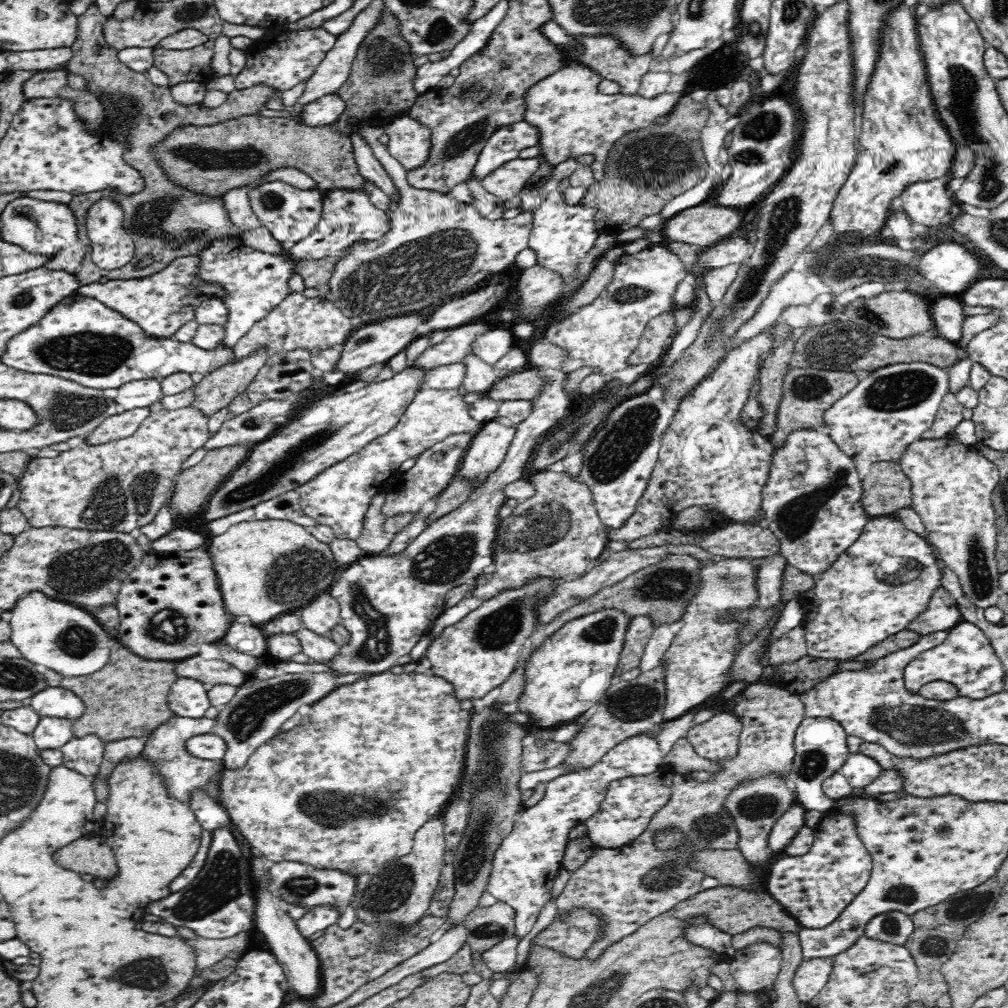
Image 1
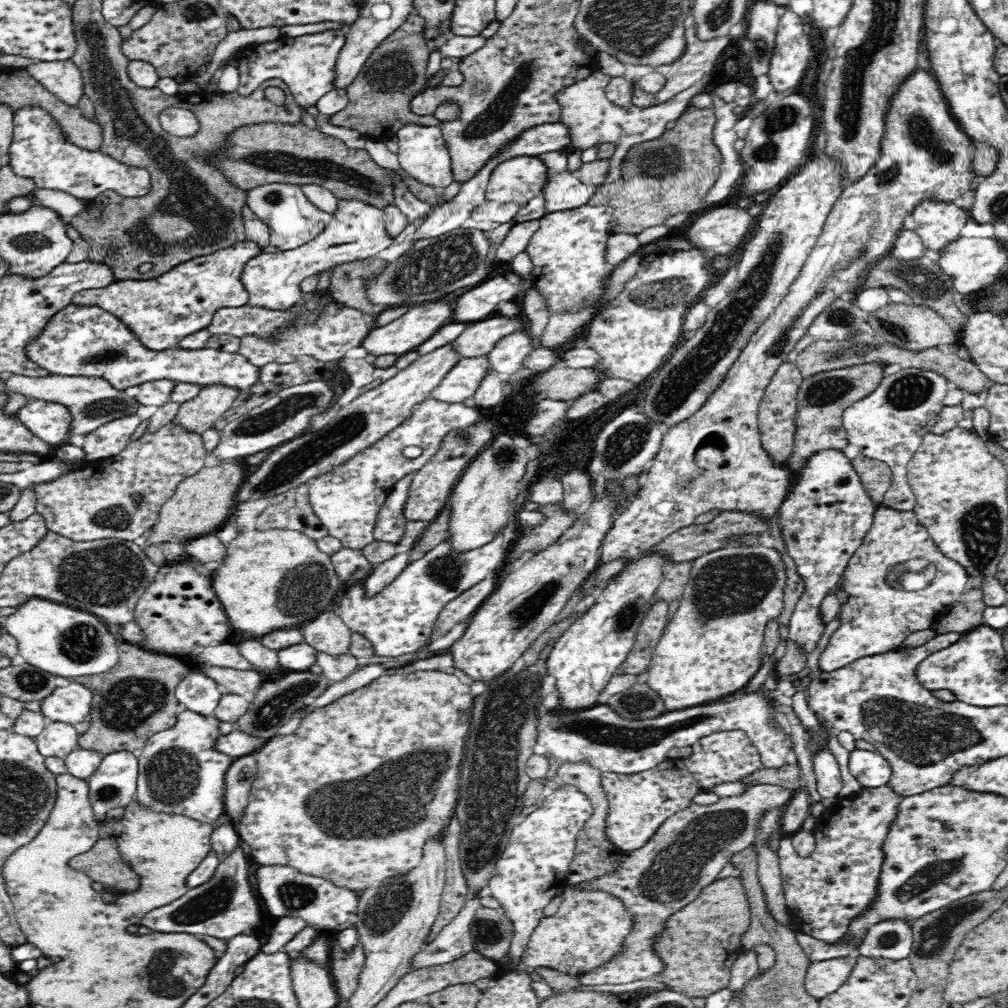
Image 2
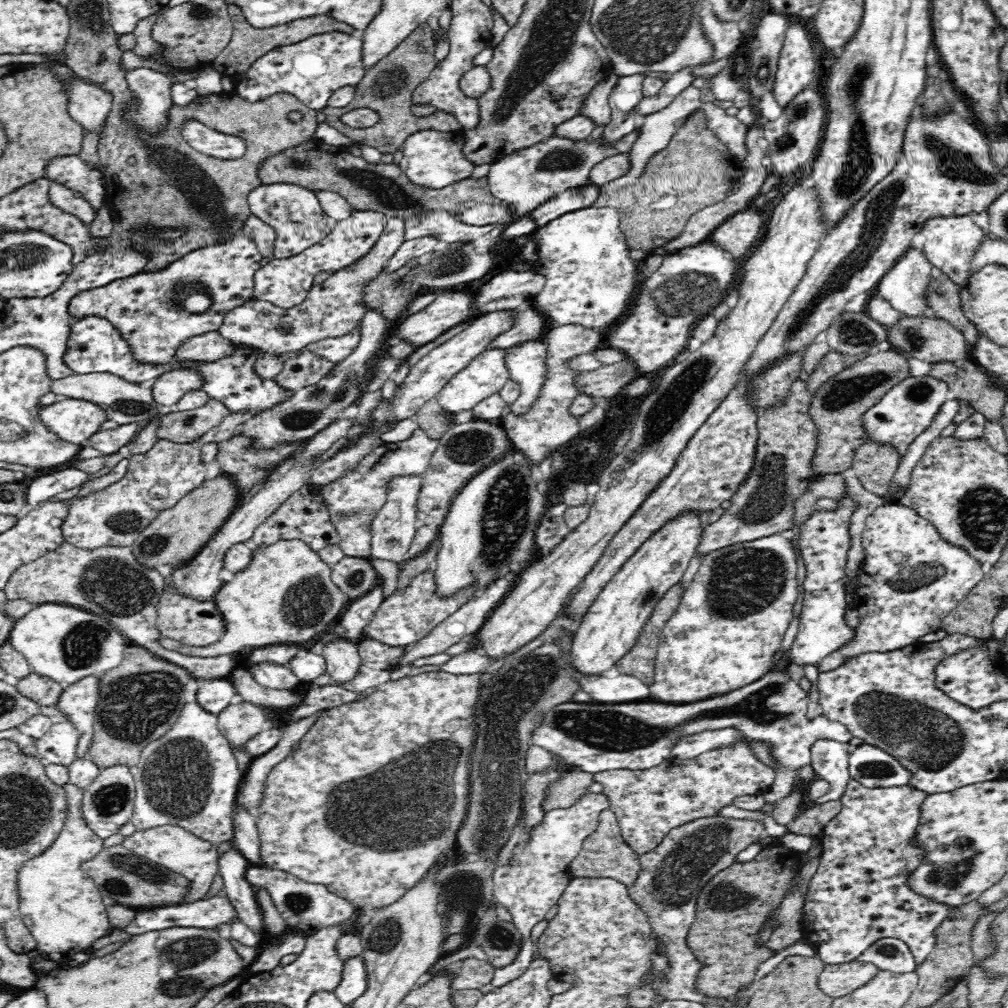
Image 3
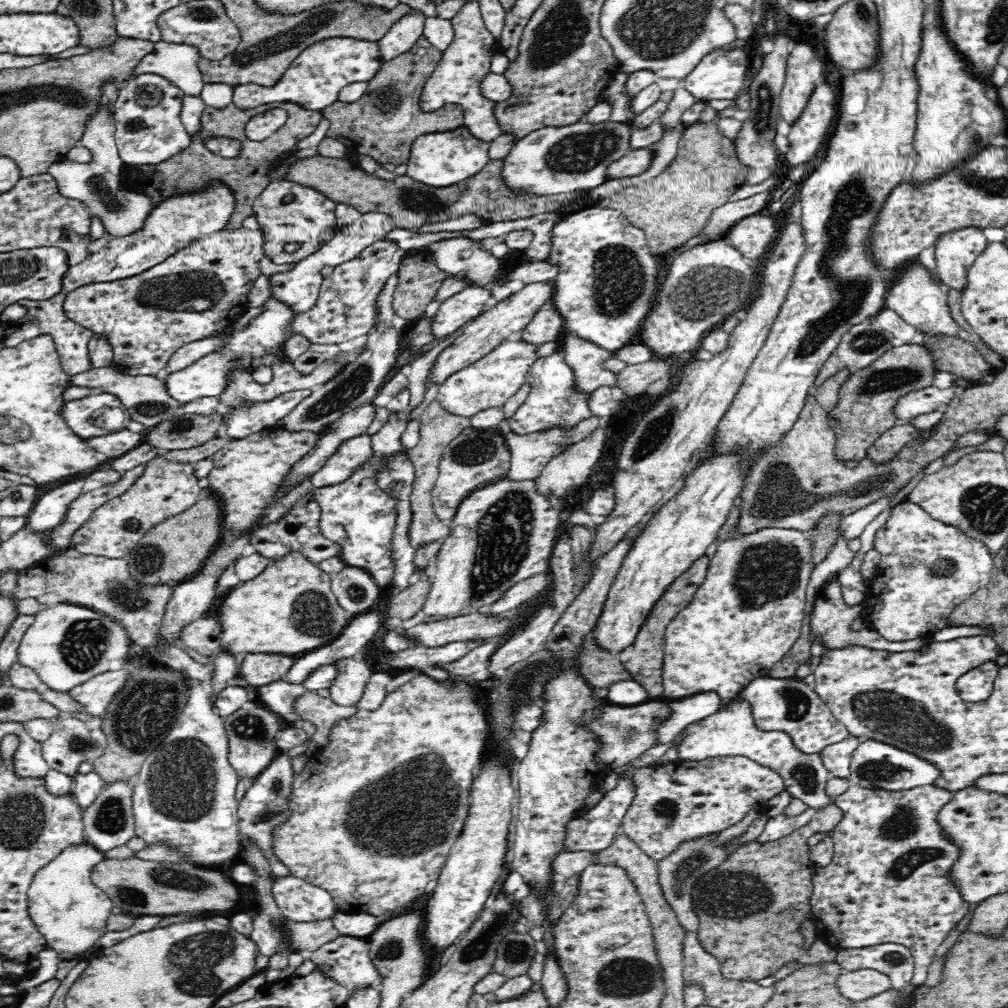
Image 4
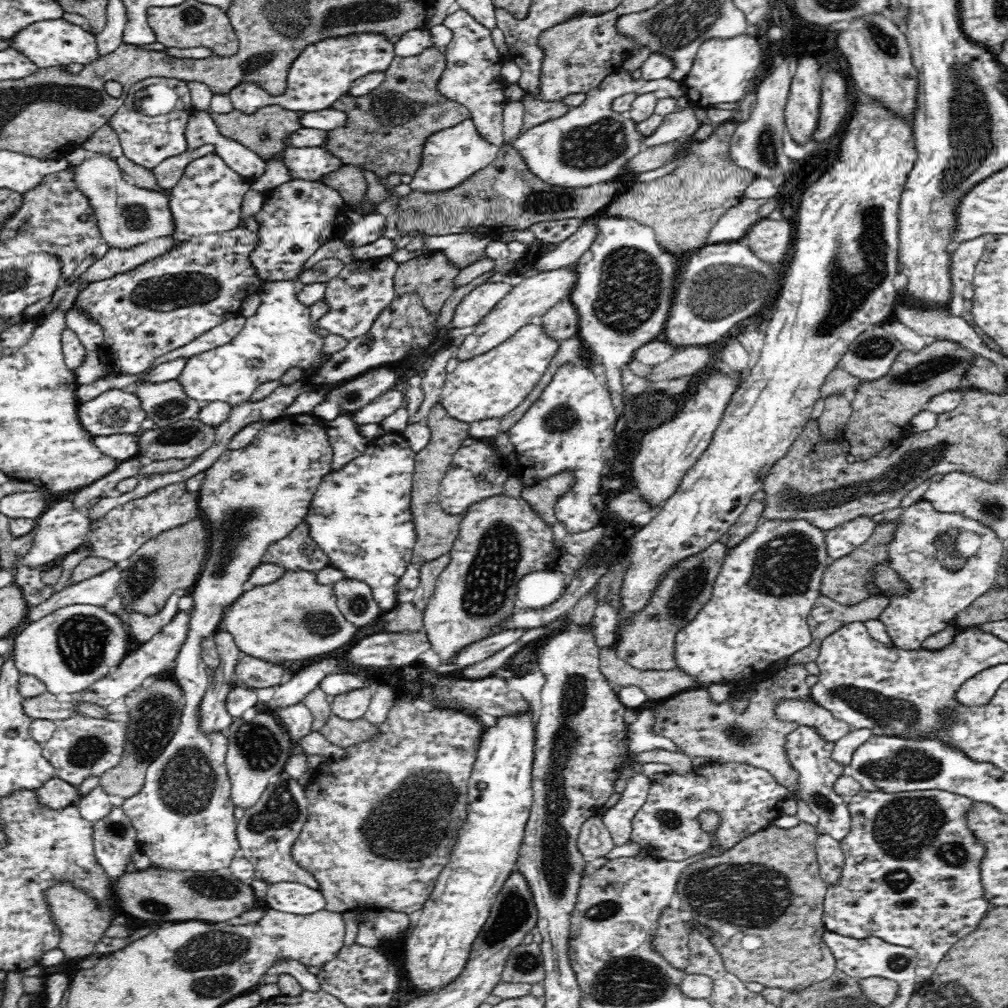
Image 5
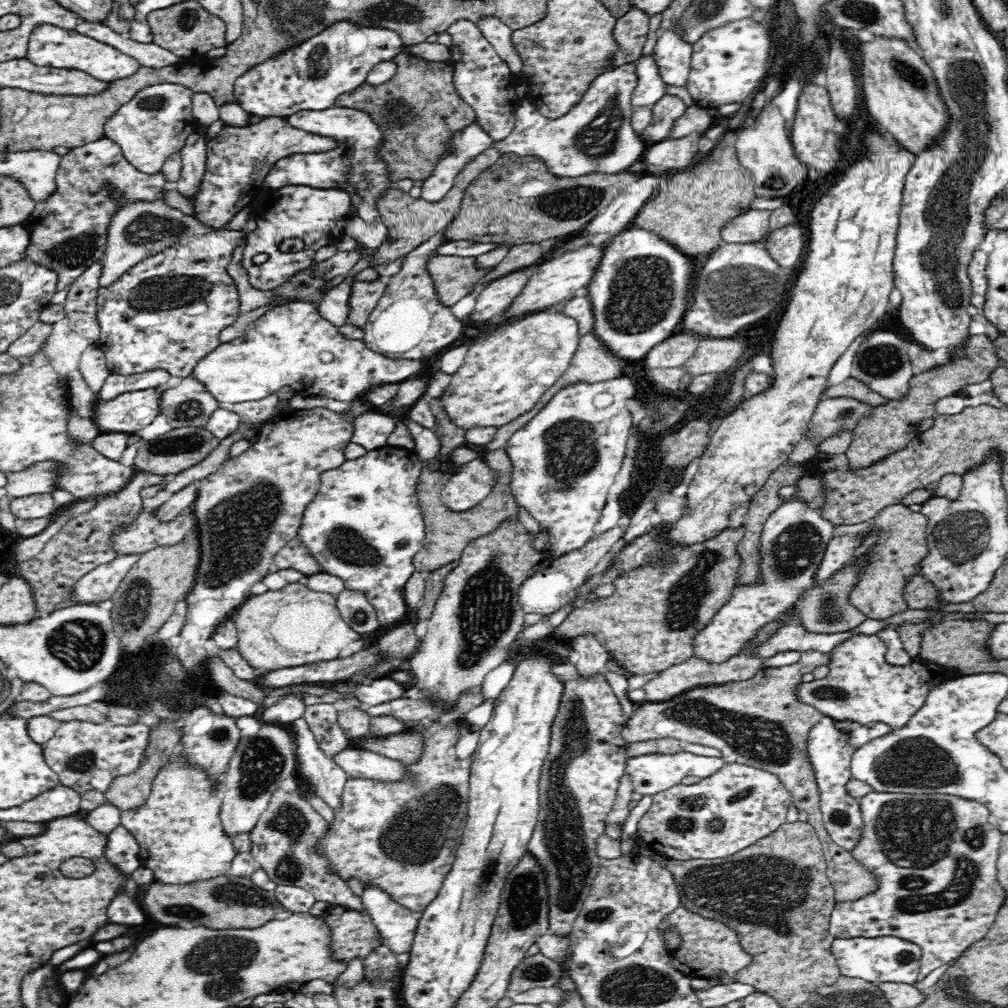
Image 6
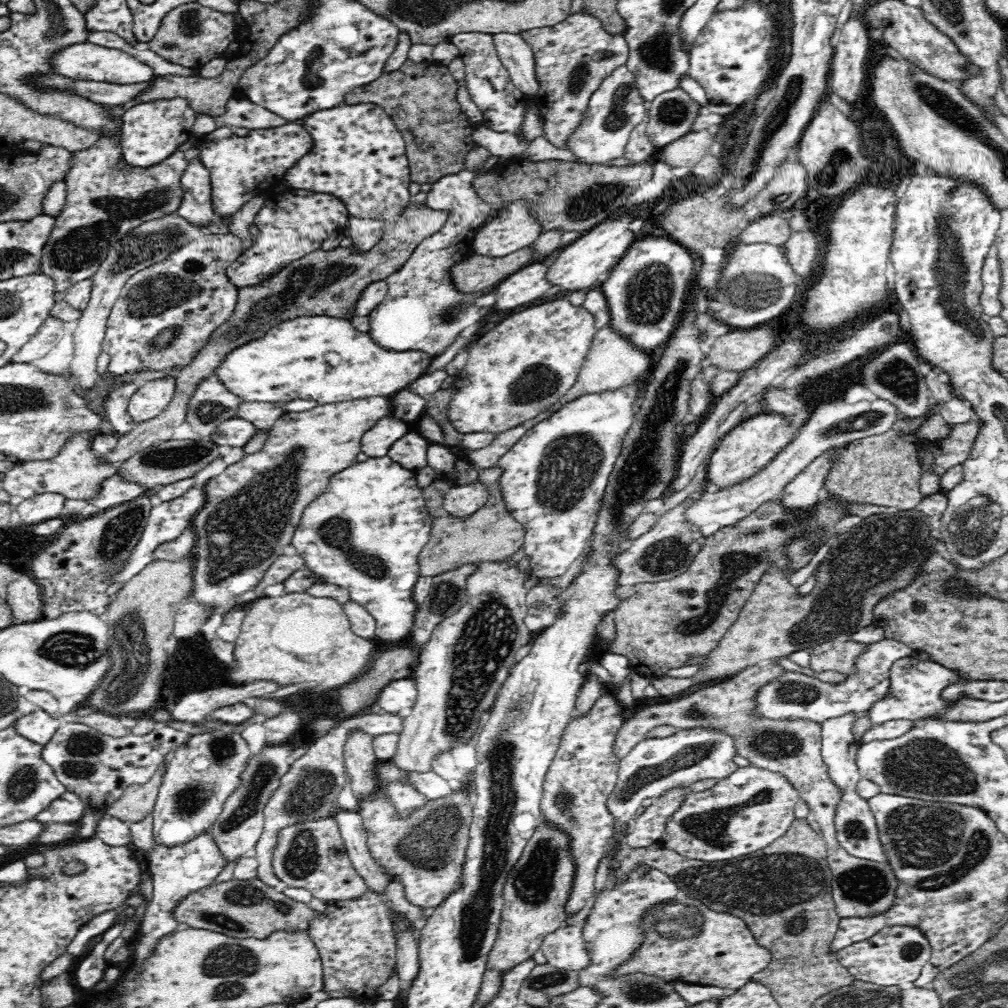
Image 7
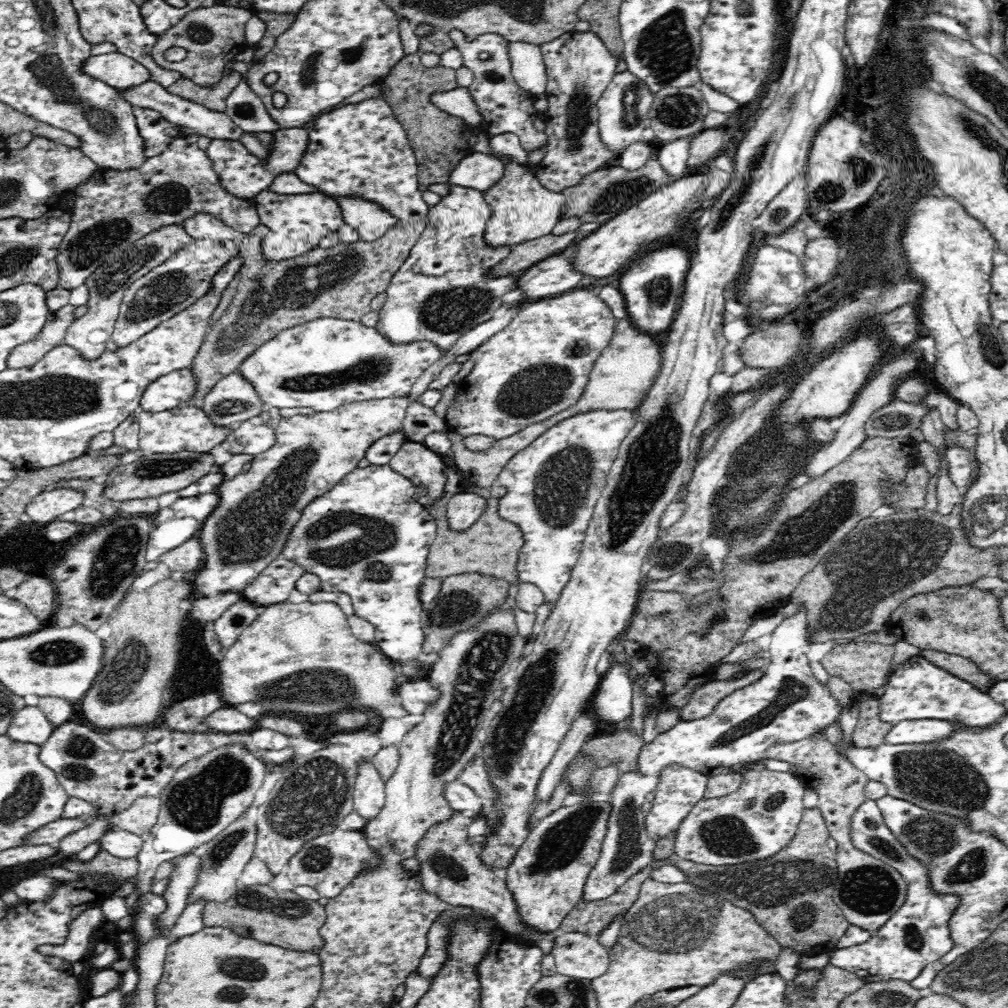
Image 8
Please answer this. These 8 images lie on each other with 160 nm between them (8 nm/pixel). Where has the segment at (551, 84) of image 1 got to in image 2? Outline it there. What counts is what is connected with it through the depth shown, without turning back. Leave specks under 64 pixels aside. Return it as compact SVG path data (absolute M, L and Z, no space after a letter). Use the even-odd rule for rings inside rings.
M596 70L584 80L580 80L579 83L561 90L556 95L556 100L561 106L559 121L563 122L571 132L572 149L590 149L590 146L594 146L598 142L613 142L615 144L606 182L616 182L616 180L620 180L620 172L622 172L623 162L626 160L628 152L637 144L659 139L668 128L666 124L678 120L692 106L692 98L702 93L702 86L700 84L691 86L679 92L670 100L648 108L640 108L636 105L622 108L612 104L612 101L609 101L606 96L606 86L608 86L610 79L609 75Z

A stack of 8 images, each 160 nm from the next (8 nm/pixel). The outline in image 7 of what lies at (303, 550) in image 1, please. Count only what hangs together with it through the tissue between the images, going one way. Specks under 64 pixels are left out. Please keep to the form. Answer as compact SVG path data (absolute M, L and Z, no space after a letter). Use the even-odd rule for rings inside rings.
M309 592L252 601L233 643L234 664L227 668L229 684L237 687L257 680L272 681L278 688L312 684L300 690L302 698L304 694L328 694L352 682L369 671L376 654L373 640L352 632L343 605L332 598L316 598Z

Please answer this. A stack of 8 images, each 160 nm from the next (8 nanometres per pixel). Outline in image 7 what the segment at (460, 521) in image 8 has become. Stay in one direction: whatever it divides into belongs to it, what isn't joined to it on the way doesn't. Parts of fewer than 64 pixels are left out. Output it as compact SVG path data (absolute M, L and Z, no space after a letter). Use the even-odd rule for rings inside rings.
M478 480L471 485L455 484L445 492L443 507L452 517L470 517L486 504L488 497L488 489Z

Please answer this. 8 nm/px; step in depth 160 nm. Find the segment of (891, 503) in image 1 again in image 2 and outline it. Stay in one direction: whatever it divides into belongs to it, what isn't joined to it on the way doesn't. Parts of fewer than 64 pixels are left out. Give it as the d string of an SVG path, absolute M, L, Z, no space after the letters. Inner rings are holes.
M861 452L850 462L859 474L860 480L871 499L881 505L883 496L892 482L891 468L885 462L868 458Z

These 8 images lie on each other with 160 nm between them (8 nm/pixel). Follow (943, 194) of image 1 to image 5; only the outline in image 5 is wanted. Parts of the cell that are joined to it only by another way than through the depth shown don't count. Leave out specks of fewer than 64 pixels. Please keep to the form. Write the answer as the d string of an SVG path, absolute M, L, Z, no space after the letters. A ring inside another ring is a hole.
M980 236L957 245L952 254L950 275L954 285L953 292L962 294L966 302L970 302L974 296L976 266L984 256L985 244L985 238Z

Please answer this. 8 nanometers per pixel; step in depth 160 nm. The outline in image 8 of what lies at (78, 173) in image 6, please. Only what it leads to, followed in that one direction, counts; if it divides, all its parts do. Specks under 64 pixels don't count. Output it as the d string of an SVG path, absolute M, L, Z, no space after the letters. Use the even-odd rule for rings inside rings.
M197 134L175 138L168 148L156 156L149 158L142 167L125 171L100 169L88 182L80 184L74 190L75 207L71 211L71 223L60 246L58 267L60 267L60 286L70 291L85 284L85 281L108 258L116 264L122 258L124 249L134 241L148 236L149 232L171 224L182 225L198 213L212 213L216 219L231 226L236 231L251 233L261 224L260 215L251 199L238 198L230 194L219 181L213 162L204 149L197 143Z

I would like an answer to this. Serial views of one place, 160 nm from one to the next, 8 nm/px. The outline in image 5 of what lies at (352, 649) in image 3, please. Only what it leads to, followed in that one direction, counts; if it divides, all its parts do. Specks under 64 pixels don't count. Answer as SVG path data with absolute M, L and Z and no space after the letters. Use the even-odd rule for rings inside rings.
M364 687L346 694L339 694L331 703L331 713L341 720L360 720L366 716L365 712L375 693L374 688Z

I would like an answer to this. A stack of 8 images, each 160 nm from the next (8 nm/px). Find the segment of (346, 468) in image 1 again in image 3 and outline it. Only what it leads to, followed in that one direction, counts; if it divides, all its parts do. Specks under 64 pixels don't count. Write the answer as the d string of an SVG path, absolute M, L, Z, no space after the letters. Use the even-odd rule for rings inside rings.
M419 429L404 442L378 445L366 455L355 471L330 484L320 486L321 495L327 504L331 522L340 536L339 547L346 557L365 557L371 554L371 523L380 507L386 502L386 484L392 476L398 474L416 474L423 476L430 466L432 455L439 441L428 439Z

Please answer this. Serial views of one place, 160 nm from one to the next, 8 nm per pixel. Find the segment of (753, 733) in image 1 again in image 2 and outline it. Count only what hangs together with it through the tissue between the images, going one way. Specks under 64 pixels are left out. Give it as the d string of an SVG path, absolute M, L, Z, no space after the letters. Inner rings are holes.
M746 784L746 787L748 787L748 792L740 798L722 798L720 802L711 806L692 803L688 808L673 814L660 828L657 828L654 836L643 846L644 848L624 853L620 869L599 879L579 884L579 886L589 886L594 890L609 892L623 900L626 908L632 913L634 921L633 929L623 942L625 946L623 953L601 967L579 976L580 984L586 986L628 984L628 982L654 978L665 969L665 964L655 951L655 940L663 935L667 927L665 922L696 900L703 888L714 882L720 871L732 863L732 856L749 848L755 842L759 824L766 813L779 809L793 798L793 792L778 788L778 786L770 786L770 784Z

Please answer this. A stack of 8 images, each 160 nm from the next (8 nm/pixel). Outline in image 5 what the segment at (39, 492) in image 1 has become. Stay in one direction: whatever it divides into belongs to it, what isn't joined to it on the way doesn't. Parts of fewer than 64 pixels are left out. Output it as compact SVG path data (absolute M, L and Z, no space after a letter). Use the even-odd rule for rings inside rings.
M185 483L169 484L148 496L110 509L87 536L93 546L93 554L113 563L129 559L147 540L196 520L200 516L197 496L198 493L186 489Z

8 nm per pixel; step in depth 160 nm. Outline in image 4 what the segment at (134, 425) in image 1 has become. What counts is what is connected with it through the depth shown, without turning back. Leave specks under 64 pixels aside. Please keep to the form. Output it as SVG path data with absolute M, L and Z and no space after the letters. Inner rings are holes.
M127 428L104 436L87 439L88 446L103 452L110 458L116 458L134 450L143 443L144 434L132 432Z

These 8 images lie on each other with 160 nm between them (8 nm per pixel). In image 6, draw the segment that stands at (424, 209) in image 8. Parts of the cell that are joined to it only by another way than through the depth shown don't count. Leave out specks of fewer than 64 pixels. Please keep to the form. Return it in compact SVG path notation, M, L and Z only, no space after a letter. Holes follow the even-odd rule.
M334 106L320 111L295 112L286 119L294 128L315 135L332 137L336 141L336 146L326 152L292 155L285 160L276 161L261 185L272 190L290 185L340 189L350 195L353 214L366 222L382 220L377 202L396 184L388 171L389 162L383 160L379 154L379 150L383 147L383 130L370 114L357 108Z

